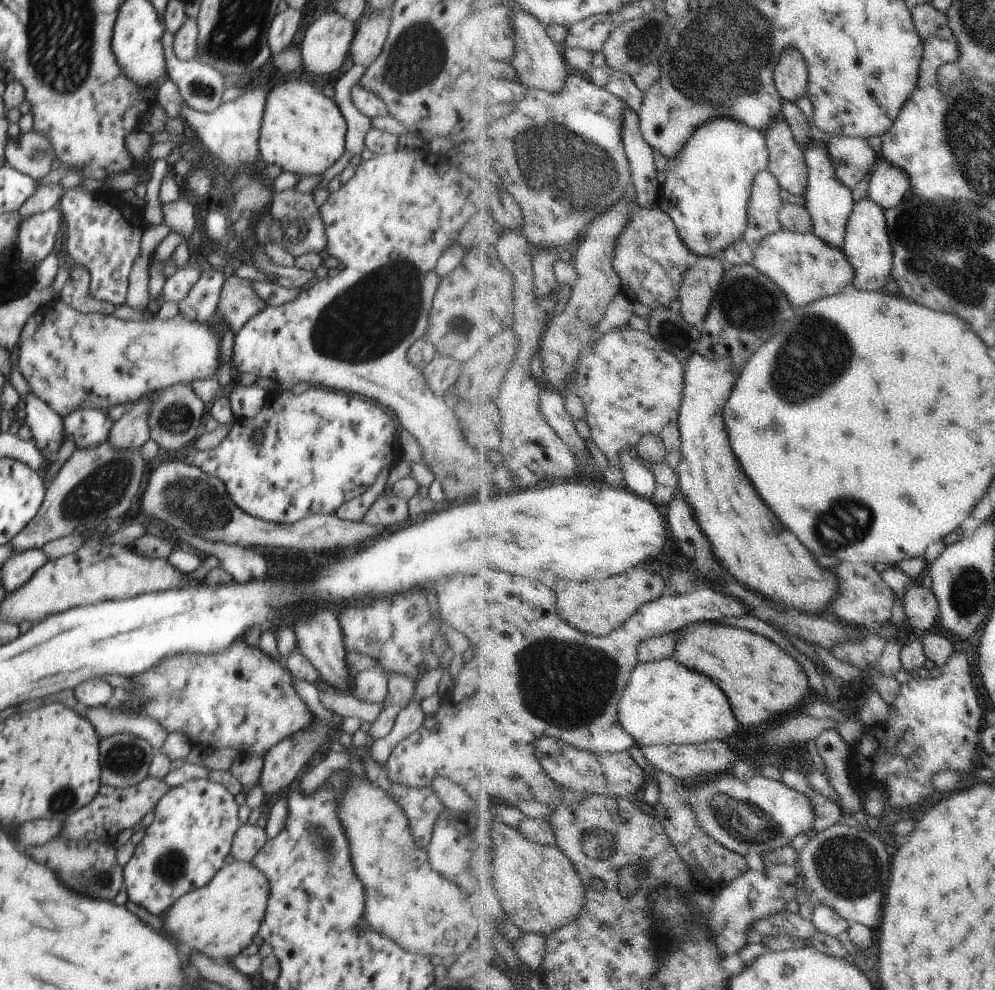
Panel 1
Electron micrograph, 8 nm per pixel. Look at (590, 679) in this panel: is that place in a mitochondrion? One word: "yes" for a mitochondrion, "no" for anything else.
yes

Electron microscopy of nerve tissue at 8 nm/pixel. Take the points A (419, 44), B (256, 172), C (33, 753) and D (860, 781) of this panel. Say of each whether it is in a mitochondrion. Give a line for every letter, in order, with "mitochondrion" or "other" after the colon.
A: mitochondrion
B: other
C: other
D: other

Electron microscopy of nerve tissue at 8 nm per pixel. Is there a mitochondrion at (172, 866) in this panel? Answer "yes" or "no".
yes

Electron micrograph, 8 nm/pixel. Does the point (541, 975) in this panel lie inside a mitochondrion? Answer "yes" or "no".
no

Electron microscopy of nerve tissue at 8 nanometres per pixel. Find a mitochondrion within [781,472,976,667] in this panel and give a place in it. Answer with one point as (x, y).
(846, 522)

